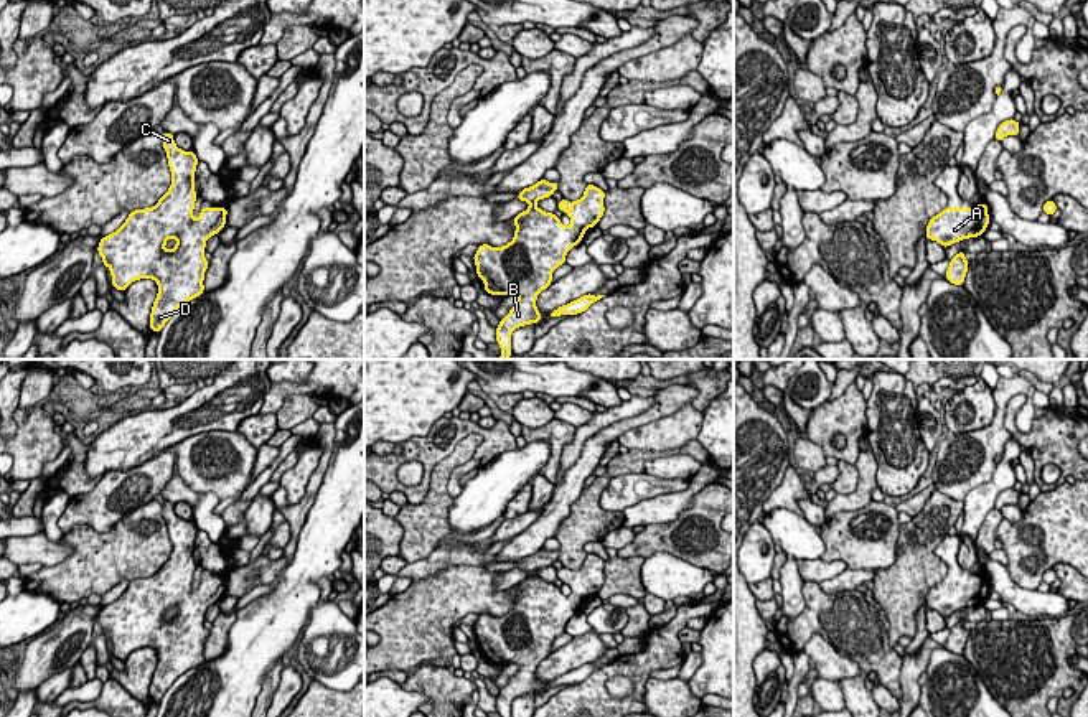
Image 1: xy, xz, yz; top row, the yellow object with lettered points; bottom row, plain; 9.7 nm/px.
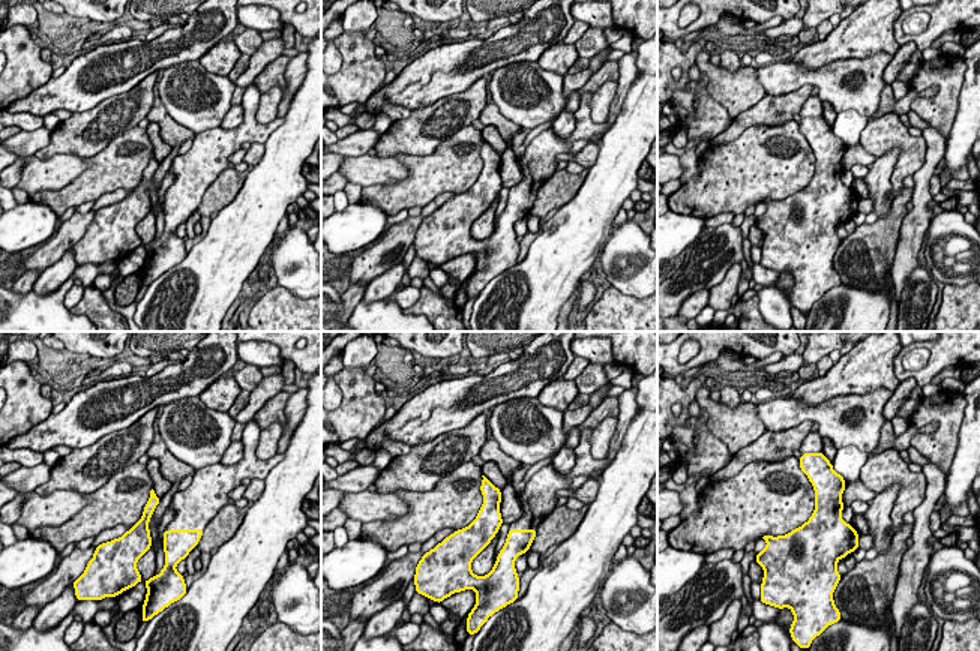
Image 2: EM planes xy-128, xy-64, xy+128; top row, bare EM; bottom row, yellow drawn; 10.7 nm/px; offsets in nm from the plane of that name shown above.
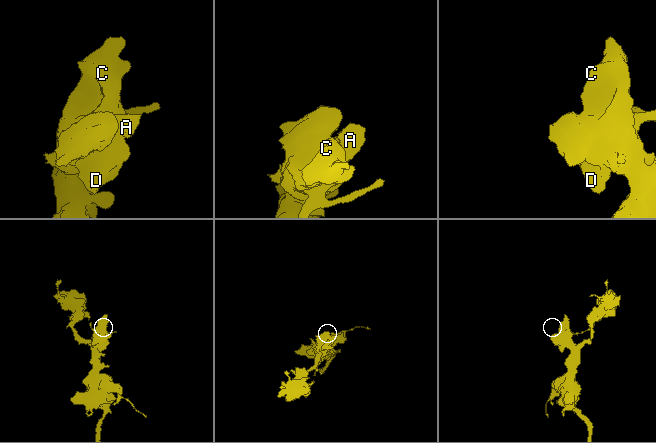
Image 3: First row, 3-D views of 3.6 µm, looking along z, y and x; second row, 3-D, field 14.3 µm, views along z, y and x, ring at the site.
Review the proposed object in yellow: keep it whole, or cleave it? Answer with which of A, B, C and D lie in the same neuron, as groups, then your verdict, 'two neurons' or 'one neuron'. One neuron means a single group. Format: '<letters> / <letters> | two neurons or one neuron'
A B C D | one neuron

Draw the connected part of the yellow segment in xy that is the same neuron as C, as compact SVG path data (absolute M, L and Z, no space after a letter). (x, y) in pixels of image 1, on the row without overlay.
M162 504L171 541L168 560L152 577L129 582L125 592L97 615L110 638L112 656L125 661L140 648L153 648L158 663L150 682L150 699L160 702L171 684L204 661L206 610L226 595L227 577L201 577L193 587L198 526L176 516L175 504Z

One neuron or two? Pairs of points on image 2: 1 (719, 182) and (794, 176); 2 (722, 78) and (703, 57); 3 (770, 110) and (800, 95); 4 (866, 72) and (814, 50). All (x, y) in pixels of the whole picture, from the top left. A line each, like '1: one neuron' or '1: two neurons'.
1: one neuron
2: one neuron
3: one neuron
4: two neurons

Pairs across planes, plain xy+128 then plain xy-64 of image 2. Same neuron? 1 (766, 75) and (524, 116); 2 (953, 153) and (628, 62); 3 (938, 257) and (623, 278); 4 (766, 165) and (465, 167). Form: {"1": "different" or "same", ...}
{"1": "same", "2": "different", "3": "same", "4": "same"}

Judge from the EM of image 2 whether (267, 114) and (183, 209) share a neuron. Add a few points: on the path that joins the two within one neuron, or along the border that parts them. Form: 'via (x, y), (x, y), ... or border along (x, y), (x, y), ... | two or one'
border along (260, 93), (255, 119), (266, 125) | two

